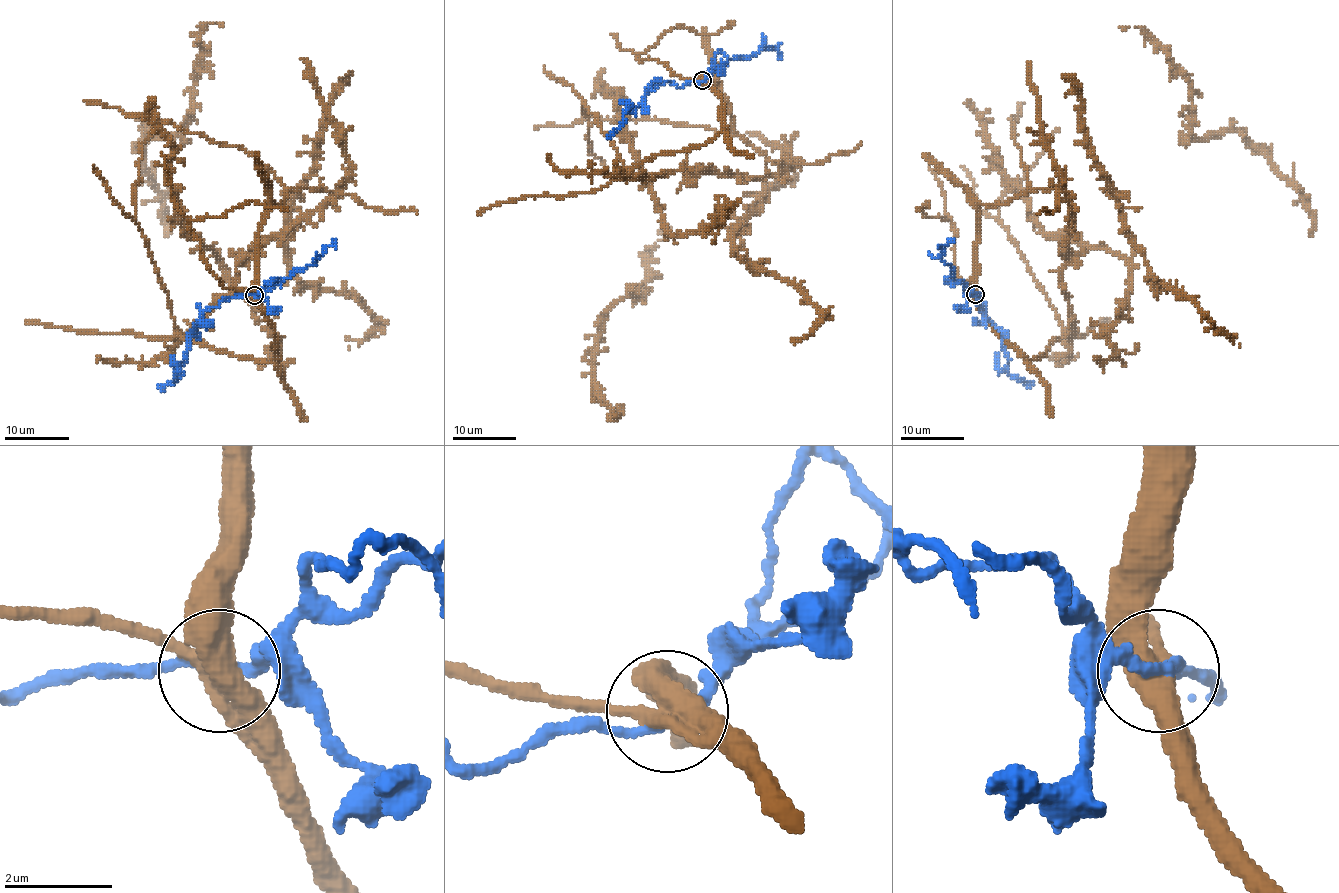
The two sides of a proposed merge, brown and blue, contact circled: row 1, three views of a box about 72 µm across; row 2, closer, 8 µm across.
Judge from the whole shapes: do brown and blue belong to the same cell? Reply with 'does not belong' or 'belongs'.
does not belong

